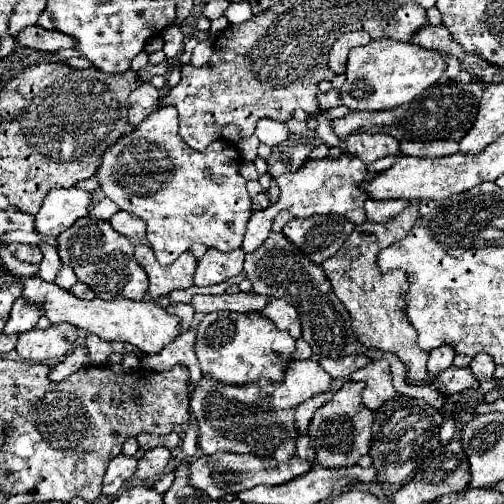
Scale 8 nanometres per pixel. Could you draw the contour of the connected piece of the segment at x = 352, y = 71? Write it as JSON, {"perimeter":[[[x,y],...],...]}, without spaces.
{"perimeter":[[[379,39],[369,45],[355,47],[347,61],[347,79],[341,87],[343,105],[355,111],[383,111],[413,101],[421,91],[431,87],[445,71],[445,61],[439,51],[421,49],[415,43],[401,43],[395,39]]]}

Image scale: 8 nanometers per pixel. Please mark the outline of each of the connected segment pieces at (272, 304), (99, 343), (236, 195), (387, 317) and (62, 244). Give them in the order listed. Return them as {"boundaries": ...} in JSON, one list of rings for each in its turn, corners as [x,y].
{"boundaries":[[[[269,297],[265,309],[261,311],[269,321],[273,321],[277,325],[277,329],[285,329],[289,331],[289,335],[293,339],[301,337],[301,323],[297,317],[297,311],[291,303],[287,303],[285,299],[277,299],[277,297]]],[[[87,335],[87,347],[89,347],[89,357],[91,357],[91,363],[107,363],[107,357],[111,353],[137,353],[141,357],[141,351],[135,349],[131,343],[107,343],[95,335]]],[[[159,107],[147,119],[143,119],[137,129],[119,137],[119,141],[105,149],[97,177],[99,189],[105,193],[105,197],[117,203],[119,209],[147,221],[147,241],[155,251],[157,261],[161,265],[171,265],[193,243],[203,243],[219,251],[241,247],[247,225],[245,221],[251,217],[251,197],[247,195],[245,179],[239,175],[239,165],[241,155],[229,141],[213,141],[203,151],[193,151],[187,147],[187,143],[179,137],[175,107]]],[[[411,203],[405,207],[397,217],[393,217],[387,223],[373,223],[365,221],[361,225],[355,225],[347,241],[341,245],[339,253],[335,257],[329,257],[321,267],[327,273],[327,279],[333,287],[333,293],[337,299],[347,307],[351,315],[353,333],[357,339],[367,347],[377,347],[381,351],[395,353],[407,367],[407,381],[433,381],[433,377],[427,375],[427,357],[429,353],[423,353],[417,347],[417,333],[407,323],[401,293],[407,291],[407,279],[403,271],[391,271],[389,275],[381,275],[377,267],[377,255],[383,247],[389,247],[393,241],[405,237],[413,223],[417,219],[417,203]]],[[[83,217],[57,237],[57,251],[63,265],[69,265],[77,279],[89,285],[97,297],[103,299],[133,299],[141,301],[147,293],[147,275],[133,257],[133,245],[127,237],[119,235],[109,221],[97,217]]]]}

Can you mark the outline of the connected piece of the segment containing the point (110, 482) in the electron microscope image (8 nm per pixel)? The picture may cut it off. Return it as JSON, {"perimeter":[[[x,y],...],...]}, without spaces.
{"perimeter":[[[123,453],[115,459],[111,459],[107,473],[103,477],[103,493],[115,495],[119,491],[119,487],[123,485],[123,481],[127,481],[133,475],[135,465],[137,465],[137,459],[134,456],[123,455]]]}

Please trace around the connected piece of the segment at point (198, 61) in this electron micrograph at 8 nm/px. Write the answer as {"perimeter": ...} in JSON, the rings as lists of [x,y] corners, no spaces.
{"perimeter":[[[201,41],[201,43],[195,47],[195,51],[193,51],[193,55],[191,55],[191,61],[195,63],[196,67],[201,67],[209,61],[212,54],[213,44]]]}

